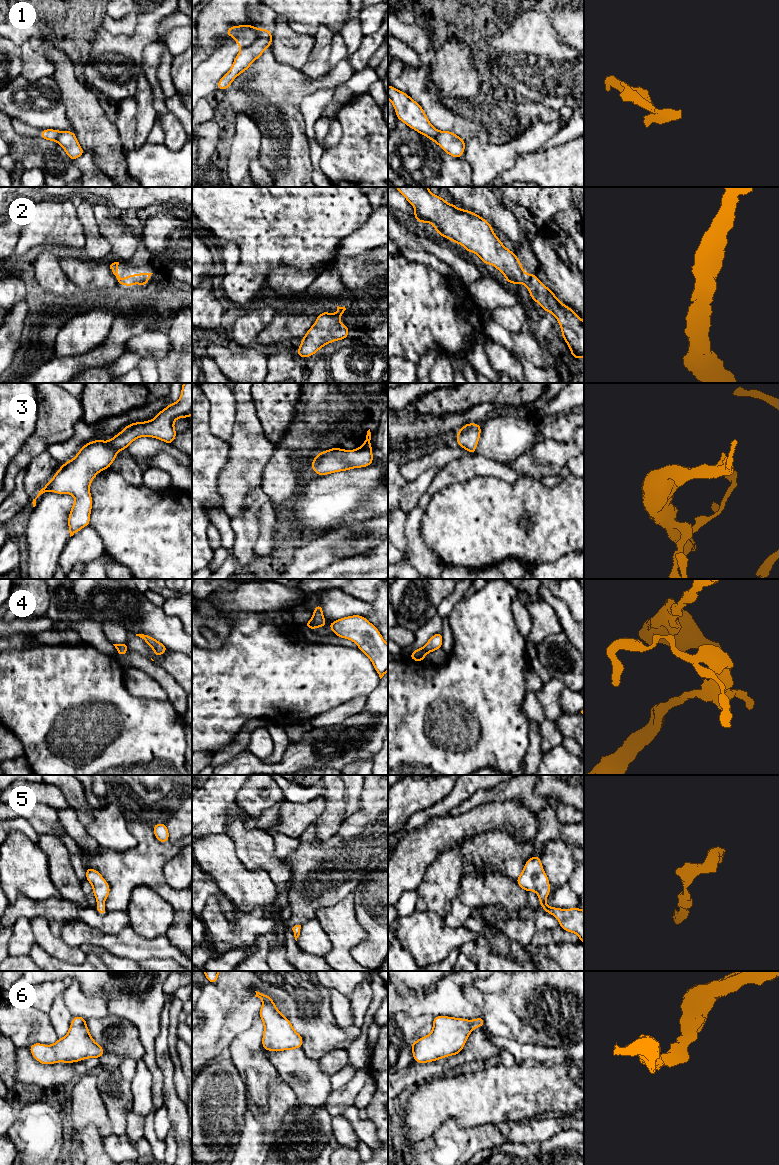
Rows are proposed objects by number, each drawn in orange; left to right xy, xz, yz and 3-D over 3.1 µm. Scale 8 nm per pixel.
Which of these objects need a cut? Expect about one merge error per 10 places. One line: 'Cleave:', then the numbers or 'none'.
Cleave: 1

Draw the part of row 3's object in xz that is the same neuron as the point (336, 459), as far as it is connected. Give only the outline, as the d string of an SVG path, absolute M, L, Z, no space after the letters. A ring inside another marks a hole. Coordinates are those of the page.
M367 431L366 440L362 446L354 450L343 450L335 447L318 453L311 463L311 467L318 476L353 468L370 466L373 463L371 432Z

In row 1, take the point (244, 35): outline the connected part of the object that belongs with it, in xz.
M253 25L230 26L225 36L232 36L241 49L251 45L259 36L261 29Z

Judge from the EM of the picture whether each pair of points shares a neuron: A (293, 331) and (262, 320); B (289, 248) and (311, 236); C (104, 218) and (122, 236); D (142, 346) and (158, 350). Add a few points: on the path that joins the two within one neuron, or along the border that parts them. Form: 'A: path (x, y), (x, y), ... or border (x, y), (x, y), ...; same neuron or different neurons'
A: border (275, 312), (272, 320), (255, 339); different neurons
B: path (294, 243), (301, 236), (306, 236); same neuron
C: path (108, 222), (118, 232); same neuron
D: path (146, 346), (154, 346); same neuron

